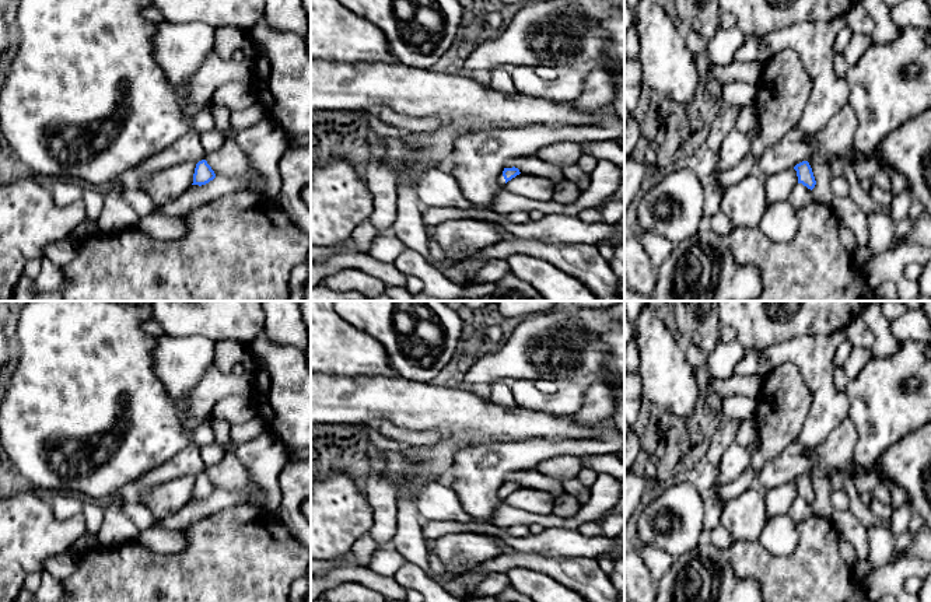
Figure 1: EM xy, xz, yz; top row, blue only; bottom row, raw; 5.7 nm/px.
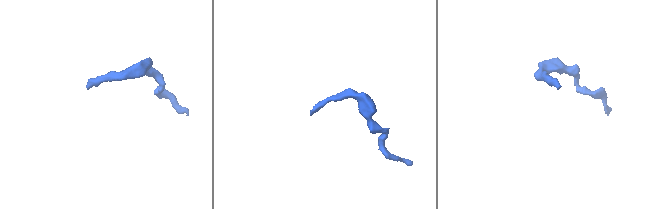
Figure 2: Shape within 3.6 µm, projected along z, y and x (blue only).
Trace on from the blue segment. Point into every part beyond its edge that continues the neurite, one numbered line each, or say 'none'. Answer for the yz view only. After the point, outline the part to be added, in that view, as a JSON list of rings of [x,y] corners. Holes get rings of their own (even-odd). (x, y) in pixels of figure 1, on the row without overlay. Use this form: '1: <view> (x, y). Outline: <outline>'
none

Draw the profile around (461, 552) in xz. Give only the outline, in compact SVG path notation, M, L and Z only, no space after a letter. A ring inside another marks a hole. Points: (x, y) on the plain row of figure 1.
M476 532L444 535L434 539L430 549L442 560L445 573L454 575L463 574L503 553L497 540Z

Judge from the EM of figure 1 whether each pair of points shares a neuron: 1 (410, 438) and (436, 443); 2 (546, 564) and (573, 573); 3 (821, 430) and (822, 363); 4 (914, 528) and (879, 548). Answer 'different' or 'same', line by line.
1: same
2: same
3: same
4: same

